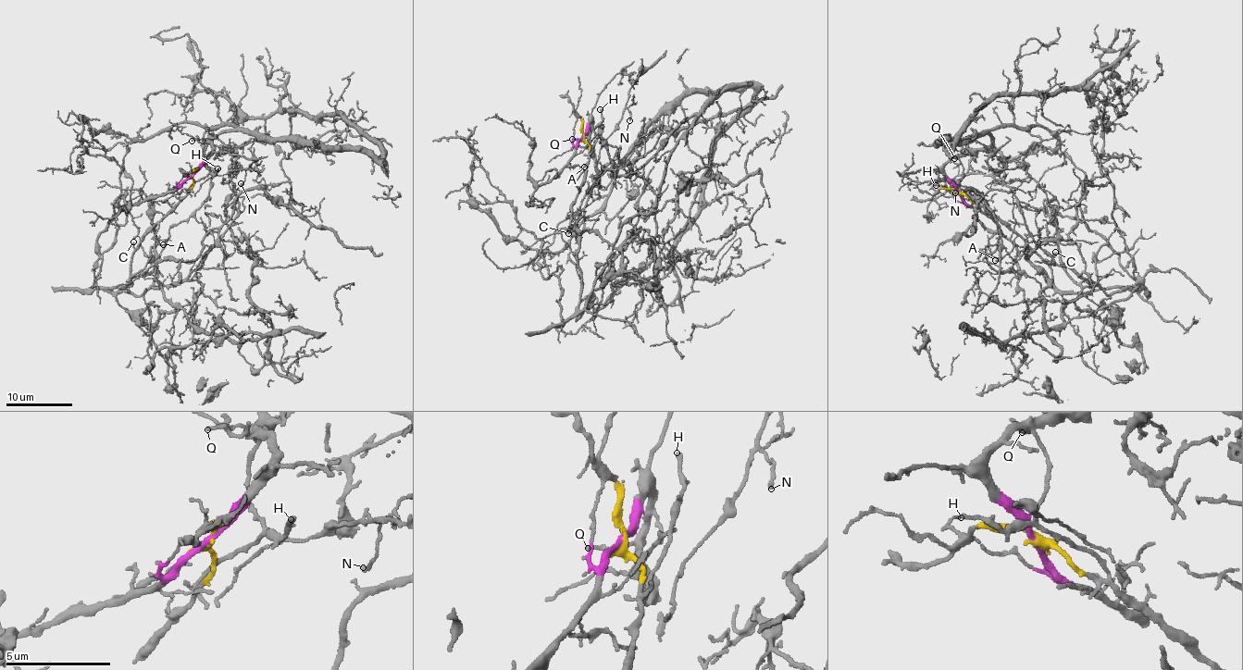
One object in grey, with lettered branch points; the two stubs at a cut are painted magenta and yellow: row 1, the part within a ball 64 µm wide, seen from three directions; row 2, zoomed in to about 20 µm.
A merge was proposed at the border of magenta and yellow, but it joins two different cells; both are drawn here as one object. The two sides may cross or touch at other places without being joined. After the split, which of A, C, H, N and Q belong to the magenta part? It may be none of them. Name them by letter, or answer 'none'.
N, Q

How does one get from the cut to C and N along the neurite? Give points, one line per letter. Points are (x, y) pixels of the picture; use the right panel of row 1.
C: (959, 193), (998, 215), (1045, 261), (1049, 263), (1056, 252)
N: (959, 193), (941, 173), (931, 169), (904, 176), (920, 182), (941, 179), (948, 190), (955, 192)

